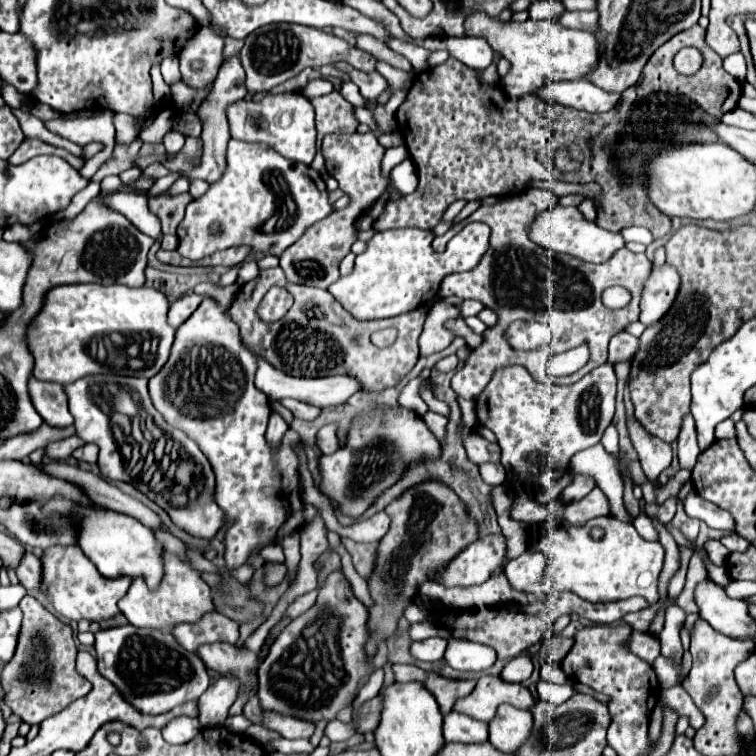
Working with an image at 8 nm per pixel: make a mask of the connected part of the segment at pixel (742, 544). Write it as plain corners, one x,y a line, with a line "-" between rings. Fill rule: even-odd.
726,533
726,535
720,539
720,543
722,543
728,551
740,551
740,553
744,553
744,549
748,549
748,545
750,545
750,541
744,539
744,537
740,537
738,533

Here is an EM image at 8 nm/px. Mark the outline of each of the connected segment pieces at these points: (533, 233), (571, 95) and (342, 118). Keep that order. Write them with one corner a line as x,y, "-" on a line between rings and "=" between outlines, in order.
554,205
552,209
540,213
530,225
528,225
528,235
536,245
542,245
544,249
552,253
566,253
576,259
582,259
586,263
602,263
612,257
618,249
626,245
620,233
612,233
606,229
600,229
594,221
584,221
580,211
576,207
562,207
=
586,79
580,81
554,81
550,85
542,85
532,91
536,97
540,95
548,103
558,103
574,109
582,109
588,113
602,113
616,107
620,101
618,93
608,93
=
338,91
314,97
310,99
310,103
316,109
316,131
318,131
318,153
310,167
324,175
326,167
324,157
320,153
322,137
328,133
354,133
358,127
358,119
354,117
354,107

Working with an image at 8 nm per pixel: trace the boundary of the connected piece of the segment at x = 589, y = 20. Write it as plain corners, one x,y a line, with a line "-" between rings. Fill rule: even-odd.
566,9
560,17
558,17
558,23
564,25
564,27
572,27
572,29
582,29
582,31
596,31
598,27
598,13
592,9
592,11
570,11

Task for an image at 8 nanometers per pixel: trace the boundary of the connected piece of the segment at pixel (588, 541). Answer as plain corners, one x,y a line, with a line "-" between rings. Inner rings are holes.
594,517
586,521
584,525
570,525
568,521
556,521
550,519
540,525
540,531
534,531
532,541
528,545
530,549
536,549
546,555
548,567
542,573
542,579
534,585
536,593
552,593
552,591
572,591
580,595
586,601
592,603
610,603
610,601
620,601
628,599
634,595
644,597
650,605
654,605
659,600
658,579
660,571
664,567
664,547
658,541
646,541
642,539
632,523
618,521
616,517
-
592,527
602,527
606,531
602,541
592,541
590,529

